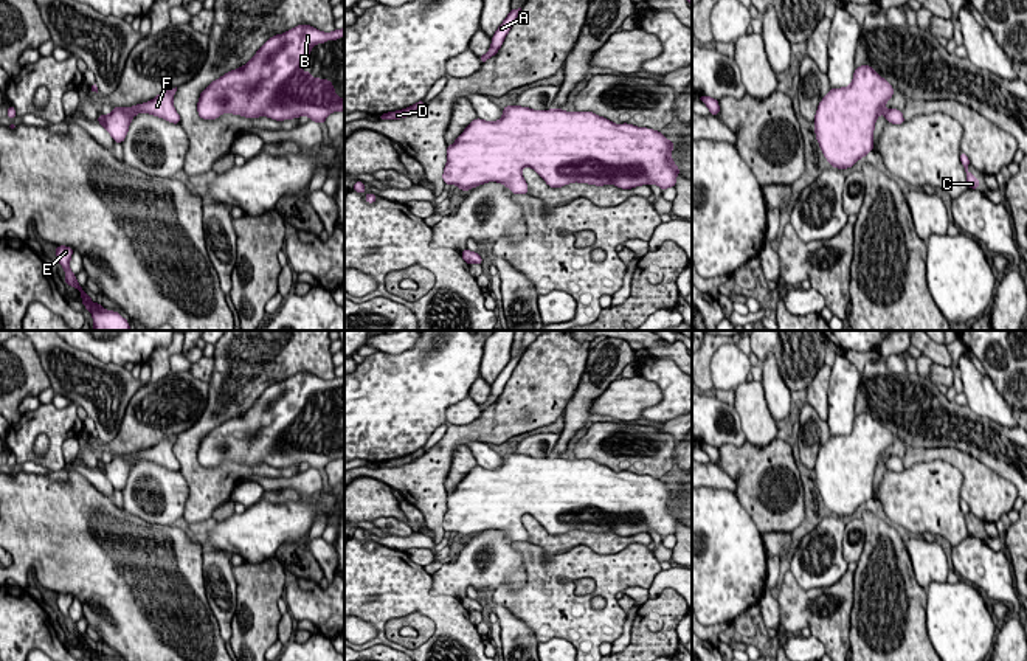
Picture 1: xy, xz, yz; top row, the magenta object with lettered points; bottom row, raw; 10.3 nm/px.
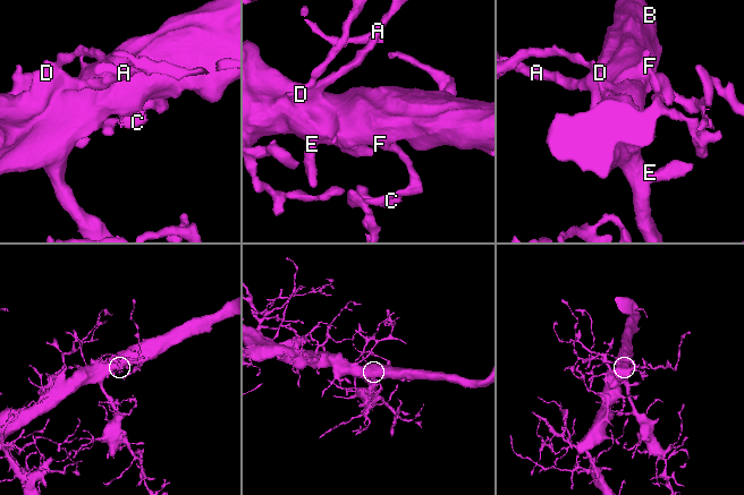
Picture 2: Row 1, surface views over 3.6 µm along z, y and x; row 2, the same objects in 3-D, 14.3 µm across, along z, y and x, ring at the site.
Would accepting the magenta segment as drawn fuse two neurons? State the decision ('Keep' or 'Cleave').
Keep

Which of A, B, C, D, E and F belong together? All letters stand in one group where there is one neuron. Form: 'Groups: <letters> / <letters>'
Groups: A B C D E F

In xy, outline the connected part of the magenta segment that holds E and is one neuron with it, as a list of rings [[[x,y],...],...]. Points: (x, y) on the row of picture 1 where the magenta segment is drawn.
[[[59,245],[56,248],[56,256],[59,264],[65,270],[65,284],[73,286],[81,292],[82,304],[85,309],[92,312],[93,317],[93,330],[130,330],[129,321],[124,320],[118,312],[105,310],[99,303],[93,304],[90,295],[84,292],[84,289],[78,284],[76,275],[70,270],[70,259],[73,254],[73,248]]]

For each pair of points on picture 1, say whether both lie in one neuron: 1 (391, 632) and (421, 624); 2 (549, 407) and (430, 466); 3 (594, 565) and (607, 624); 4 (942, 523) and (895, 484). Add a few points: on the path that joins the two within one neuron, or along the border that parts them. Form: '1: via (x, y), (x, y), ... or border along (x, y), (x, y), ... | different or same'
1: via (399, 624), (413, 622) | same
2: via (520, 408), (491, 429), (458, 436) | same
3: via (608, 579), (610, 610) | same
4: via (931, 512), (917, 498), (906, 495) | same

